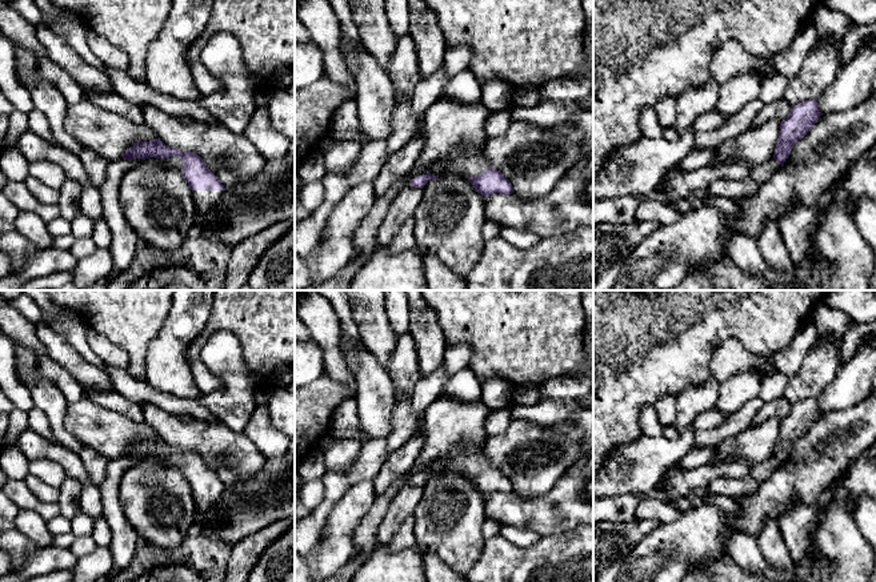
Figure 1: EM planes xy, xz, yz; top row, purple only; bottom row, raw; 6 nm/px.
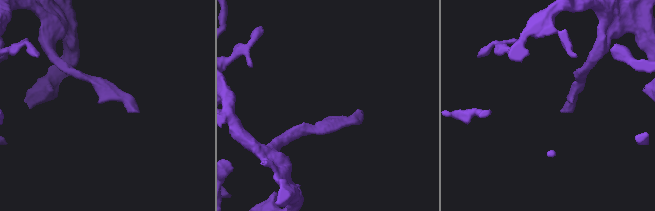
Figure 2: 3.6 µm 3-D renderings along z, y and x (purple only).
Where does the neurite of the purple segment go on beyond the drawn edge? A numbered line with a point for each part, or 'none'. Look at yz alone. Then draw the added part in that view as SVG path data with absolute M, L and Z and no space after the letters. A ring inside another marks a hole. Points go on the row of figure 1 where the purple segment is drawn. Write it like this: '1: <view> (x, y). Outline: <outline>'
1: yz (763, 172). Outline: M771 157L769 160L749 168L749 177L761 184L768 181L780 168L781 164L779 164L773 157Z

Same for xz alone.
1: xz (468, 163). Outline: M484 146L477 150L463 150L459 148L453 150L449 157L435 161L423 166L420 170L416 170L412 178L423 174L439 176L444 172L475 177L485 172L488 168L489 164L484 156Z

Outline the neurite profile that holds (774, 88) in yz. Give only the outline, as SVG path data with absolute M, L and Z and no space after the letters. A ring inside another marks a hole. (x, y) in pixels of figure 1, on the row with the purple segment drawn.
M779 72L775 73L771 79L763 81L759 99L764 104L769 104L769 103L783 99L787 84L788 84L787 77L784 77Z

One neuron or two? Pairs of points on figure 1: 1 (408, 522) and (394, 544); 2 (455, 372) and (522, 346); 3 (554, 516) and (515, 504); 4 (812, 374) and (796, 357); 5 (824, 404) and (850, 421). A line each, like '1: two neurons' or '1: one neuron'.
1: one neuron
2: two neurons
3: one neuron
4: two neurons
5: two neurons

